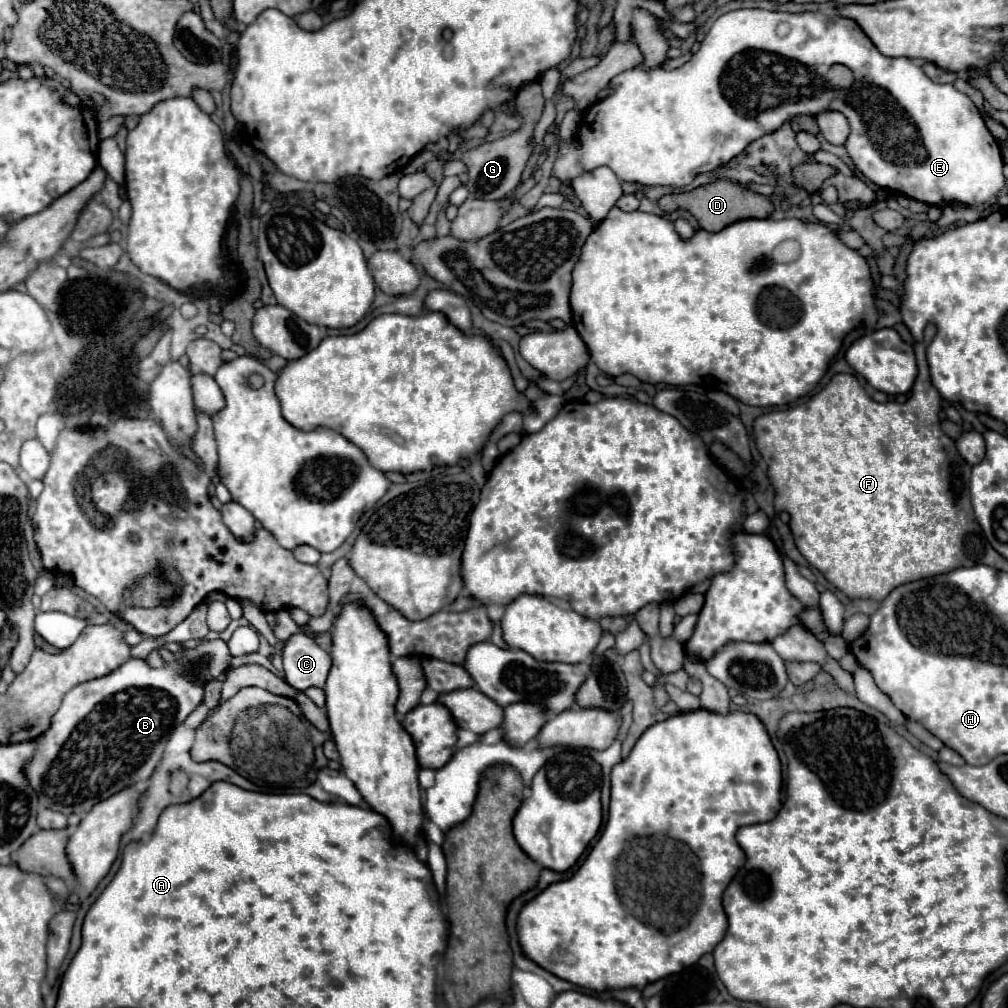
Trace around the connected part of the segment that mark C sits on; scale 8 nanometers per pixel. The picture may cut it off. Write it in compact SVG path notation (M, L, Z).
M294 634L284 646L284 672L286 680L300 692L310 686L322 688L332 666L330 654L306 634Z

